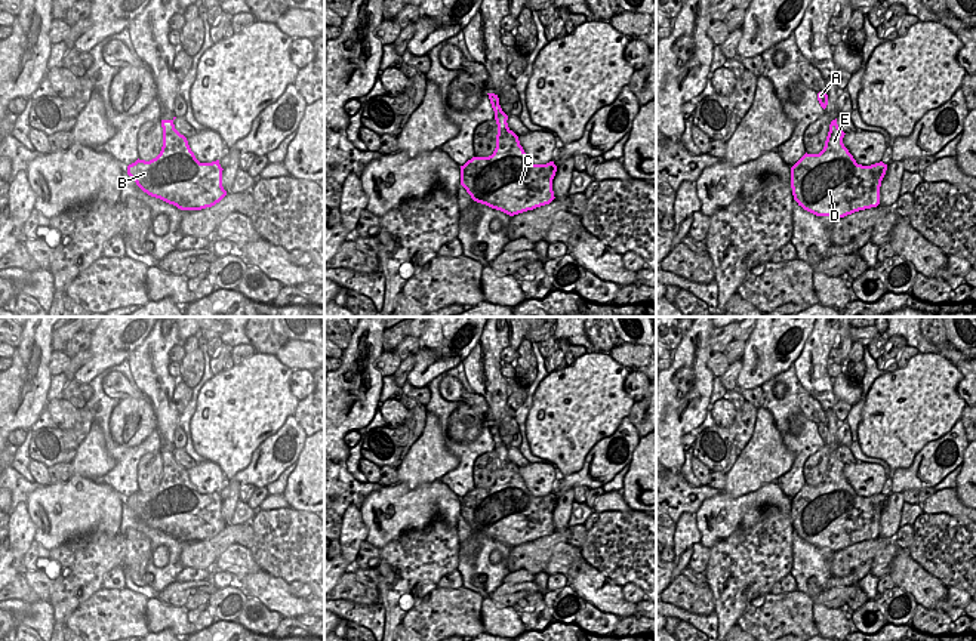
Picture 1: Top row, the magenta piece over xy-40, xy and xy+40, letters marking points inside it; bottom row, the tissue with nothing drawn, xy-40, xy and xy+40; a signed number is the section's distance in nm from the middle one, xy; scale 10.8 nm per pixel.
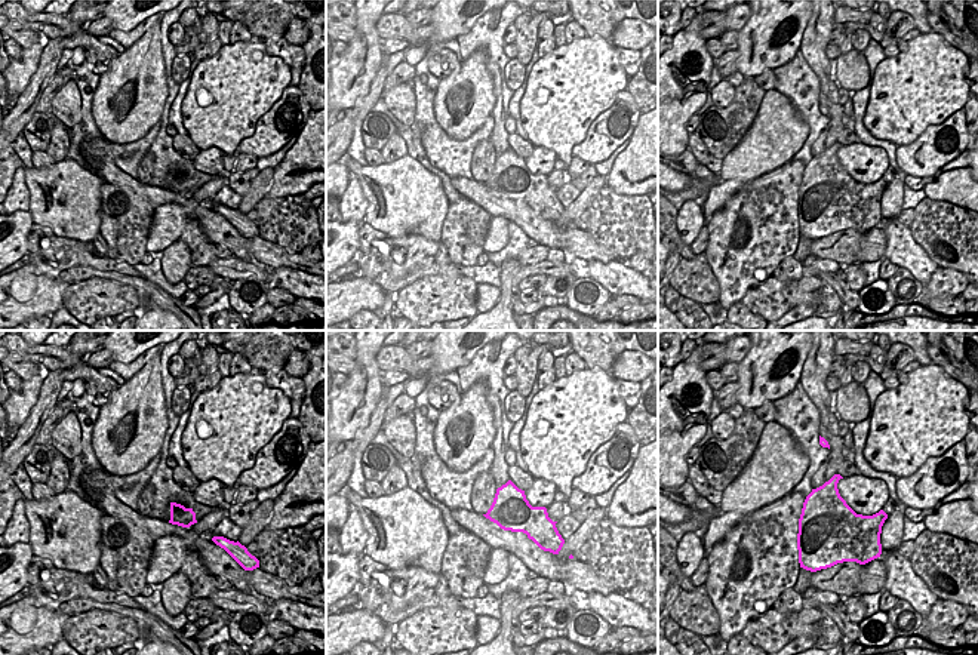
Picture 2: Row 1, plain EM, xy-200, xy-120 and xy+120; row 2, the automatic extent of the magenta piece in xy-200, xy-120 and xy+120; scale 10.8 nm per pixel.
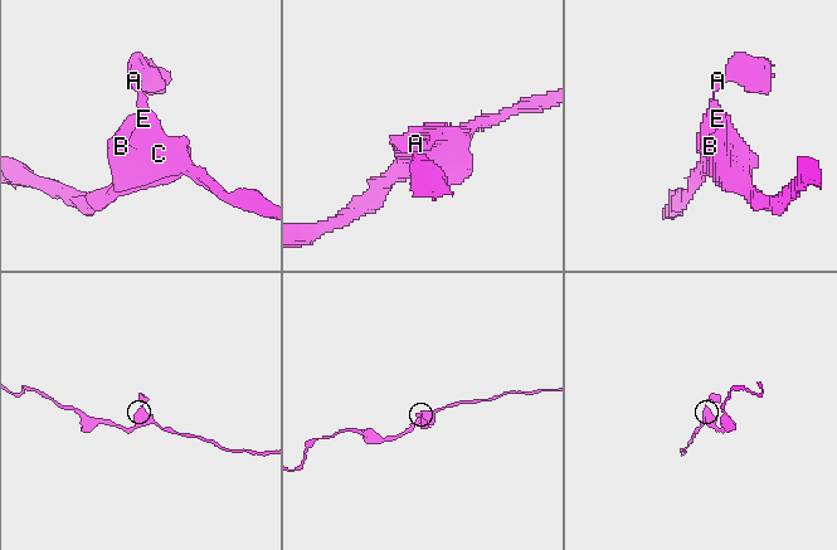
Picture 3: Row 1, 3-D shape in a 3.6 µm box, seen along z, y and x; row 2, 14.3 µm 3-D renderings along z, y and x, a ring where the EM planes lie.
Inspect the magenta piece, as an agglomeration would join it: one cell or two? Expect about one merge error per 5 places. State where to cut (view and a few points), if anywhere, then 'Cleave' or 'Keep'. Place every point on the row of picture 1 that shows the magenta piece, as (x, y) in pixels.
No split. Keep.

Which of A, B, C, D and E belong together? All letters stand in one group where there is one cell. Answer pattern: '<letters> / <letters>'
A B C D E

